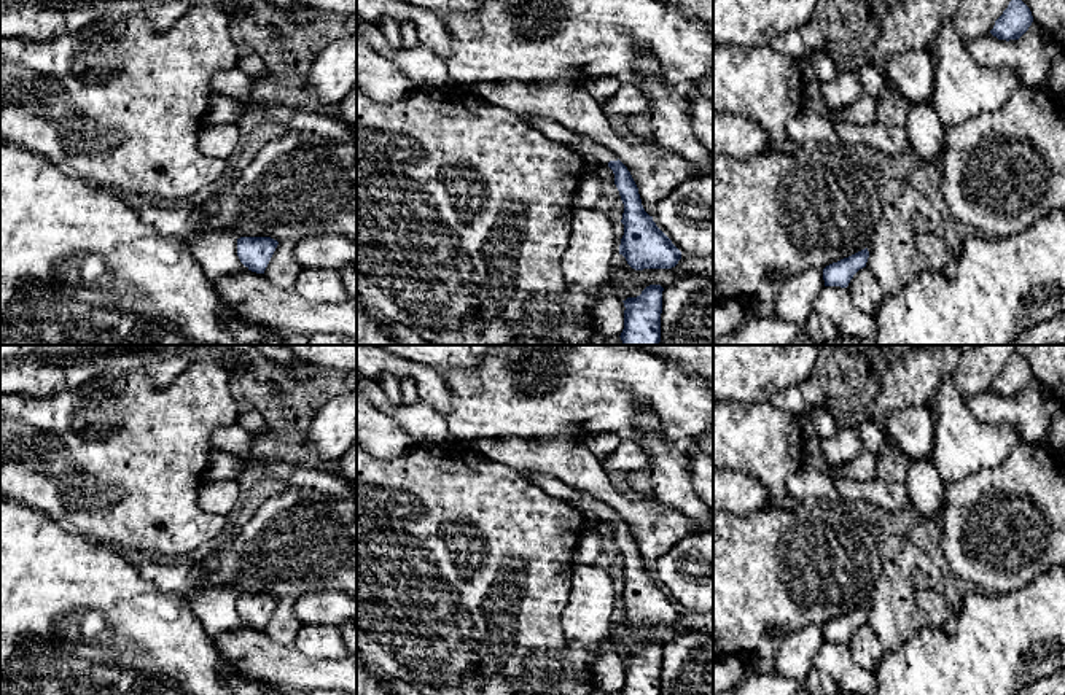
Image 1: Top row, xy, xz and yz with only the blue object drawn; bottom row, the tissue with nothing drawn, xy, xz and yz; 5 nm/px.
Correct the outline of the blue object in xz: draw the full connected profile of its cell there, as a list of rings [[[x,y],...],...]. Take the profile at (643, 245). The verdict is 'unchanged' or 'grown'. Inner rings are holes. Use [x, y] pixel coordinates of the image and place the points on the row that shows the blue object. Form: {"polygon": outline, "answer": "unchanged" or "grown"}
{"polygon": [[[522,116],[548,138],[575,149],[583,157],[597,161],[600,165],[608,165],[613,170],[614,184],[624,204],[621,219],[624,224],[624,235],[621,239],[619,254],[626,258],[632,269],[672,269],[678,264],[681,251],[656,226],[653,216],[645,212],[630,172],[614,153],[603,145],[595,143],[592,138],[576,134],[546,116]]], "answer": "grown"}

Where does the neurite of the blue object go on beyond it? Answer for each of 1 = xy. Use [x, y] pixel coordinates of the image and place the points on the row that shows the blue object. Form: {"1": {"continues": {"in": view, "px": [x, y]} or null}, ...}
{"1": {"continues": null}}

